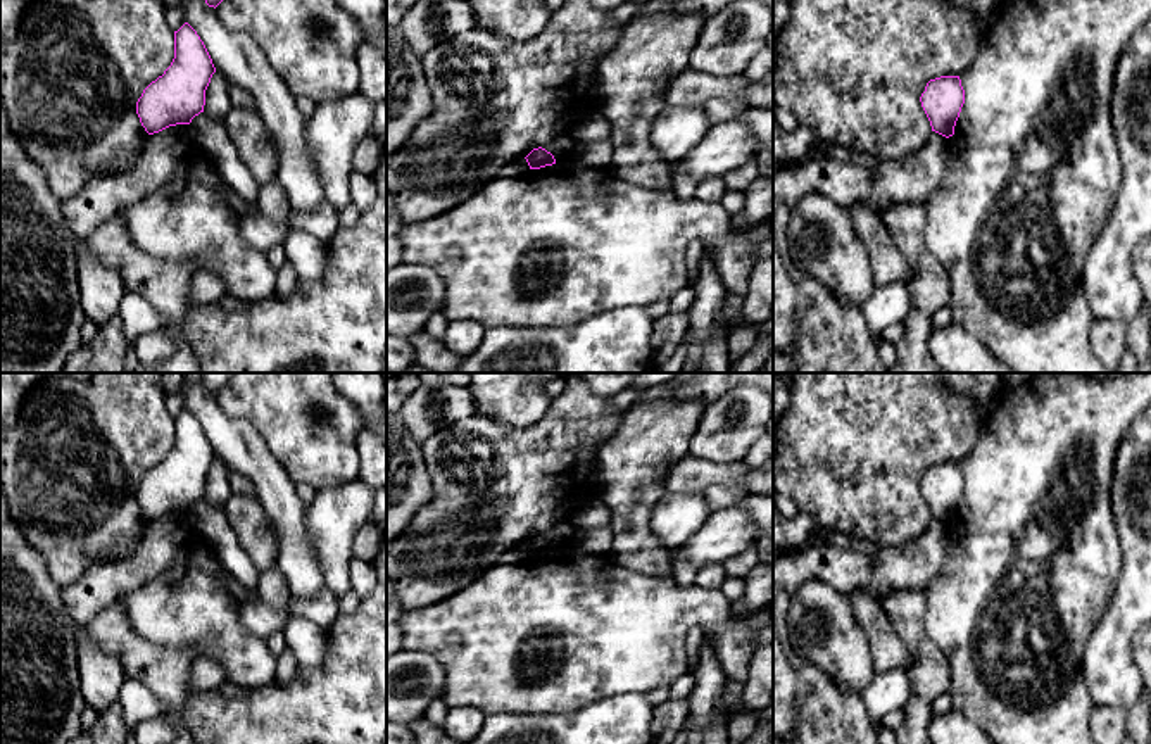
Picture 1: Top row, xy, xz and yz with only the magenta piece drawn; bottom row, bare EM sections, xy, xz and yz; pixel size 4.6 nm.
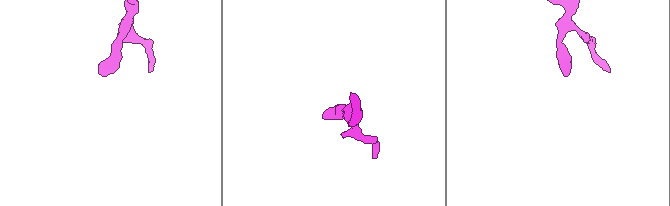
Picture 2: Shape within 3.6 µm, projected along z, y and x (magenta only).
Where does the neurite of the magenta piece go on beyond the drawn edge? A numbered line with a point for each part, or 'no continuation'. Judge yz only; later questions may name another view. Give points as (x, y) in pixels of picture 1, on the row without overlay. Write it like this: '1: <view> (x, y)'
no continuation

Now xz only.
no continuation

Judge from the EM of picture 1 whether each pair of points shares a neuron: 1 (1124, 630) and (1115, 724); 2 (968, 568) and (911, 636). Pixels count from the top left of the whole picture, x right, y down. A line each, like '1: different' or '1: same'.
1: different
2: different

